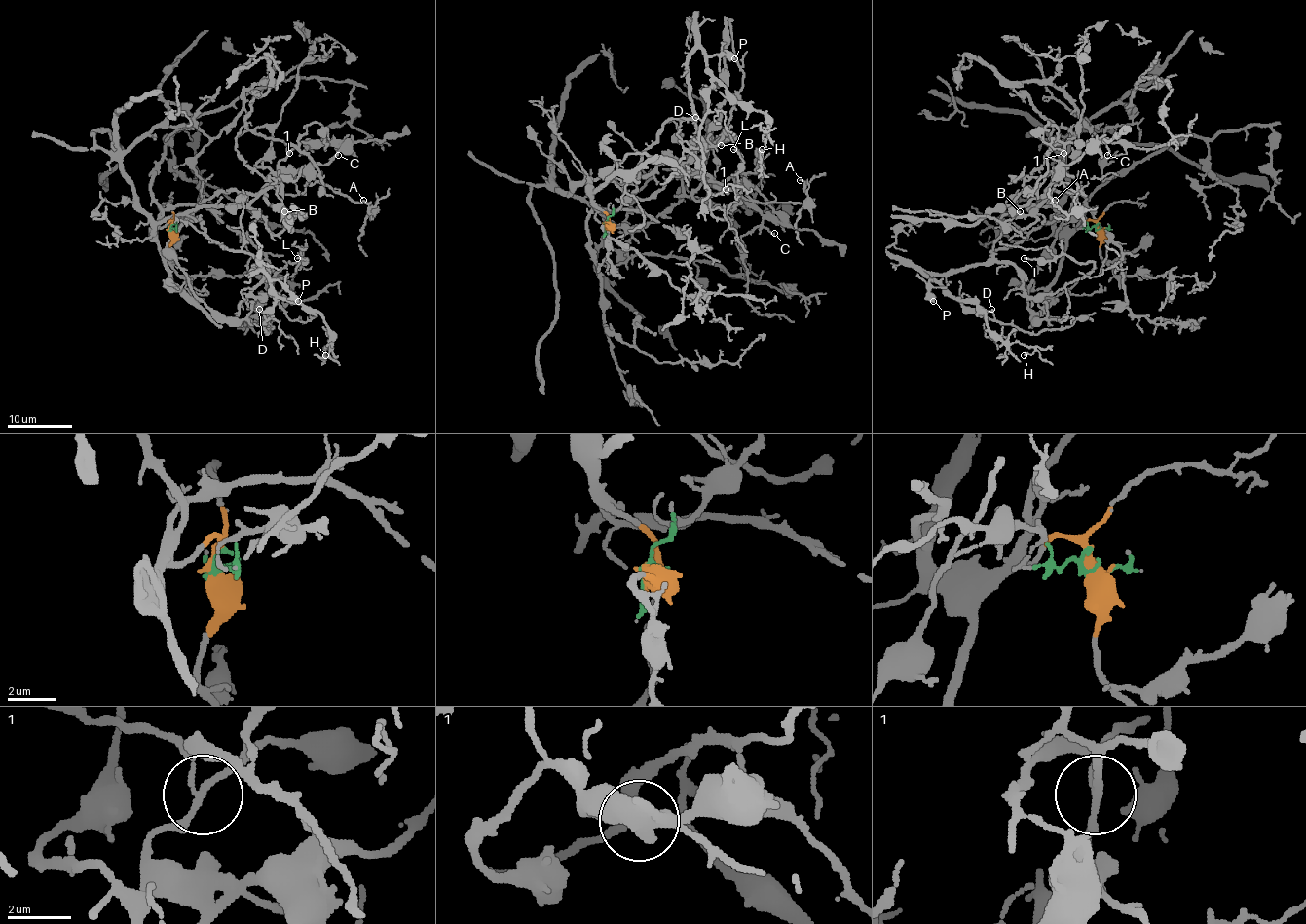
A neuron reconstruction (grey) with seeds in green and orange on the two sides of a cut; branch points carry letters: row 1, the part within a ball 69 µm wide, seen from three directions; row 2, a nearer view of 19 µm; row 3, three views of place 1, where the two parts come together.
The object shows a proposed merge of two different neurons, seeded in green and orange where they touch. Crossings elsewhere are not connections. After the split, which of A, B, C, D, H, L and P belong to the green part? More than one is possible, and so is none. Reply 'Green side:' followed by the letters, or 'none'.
Green side: D, H, L, P

